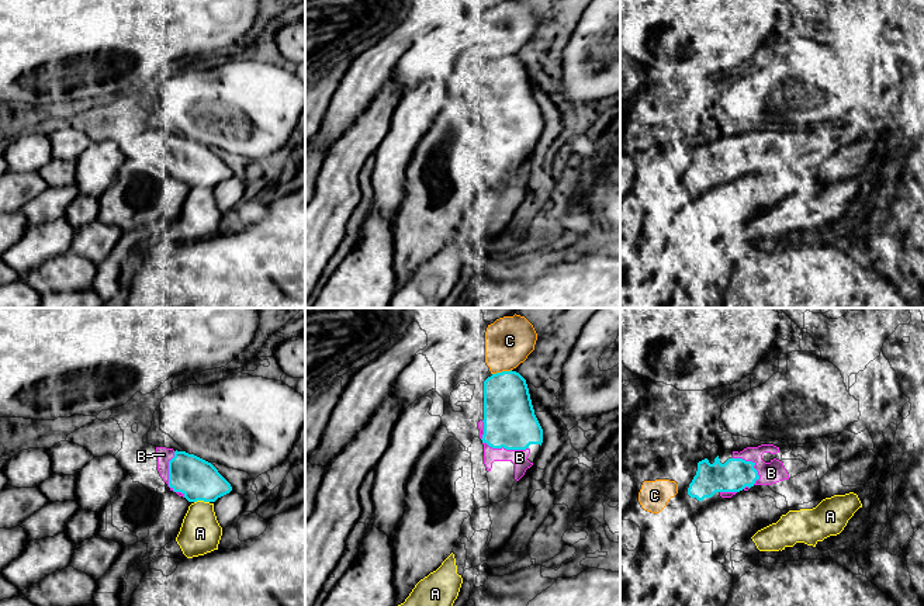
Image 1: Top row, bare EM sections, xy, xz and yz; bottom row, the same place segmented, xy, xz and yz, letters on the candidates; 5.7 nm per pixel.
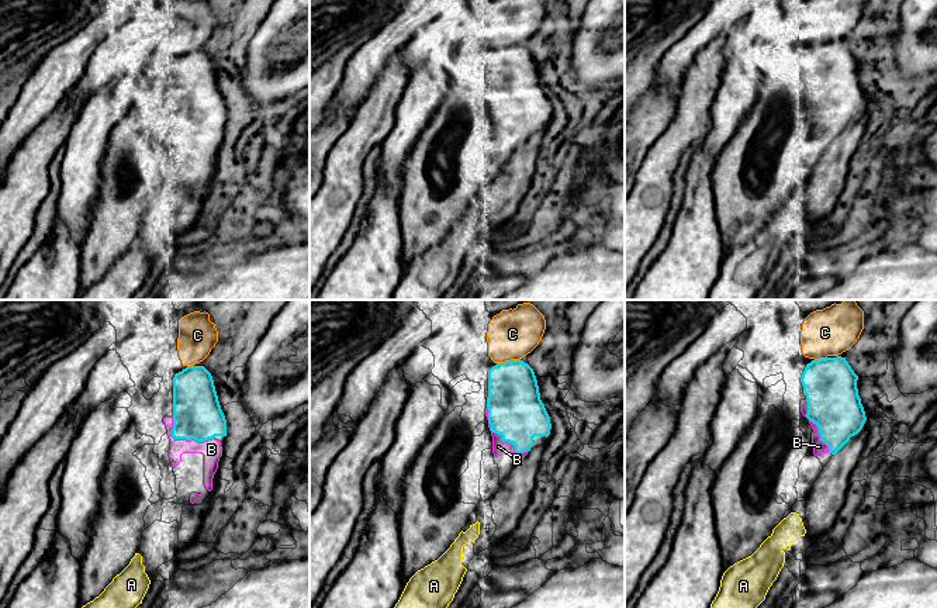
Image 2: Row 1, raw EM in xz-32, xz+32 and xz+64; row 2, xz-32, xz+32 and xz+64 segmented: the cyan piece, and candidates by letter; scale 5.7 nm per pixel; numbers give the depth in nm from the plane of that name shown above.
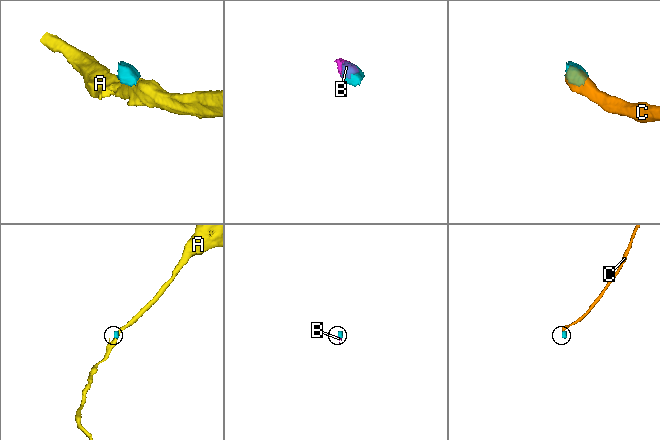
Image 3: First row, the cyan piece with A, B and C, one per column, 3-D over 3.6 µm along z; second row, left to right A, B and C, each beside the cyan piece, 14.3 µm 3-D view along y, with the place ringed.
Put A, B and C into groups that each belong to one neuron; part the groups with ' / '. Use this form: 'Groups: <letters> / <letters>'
Groups: A / B / C

